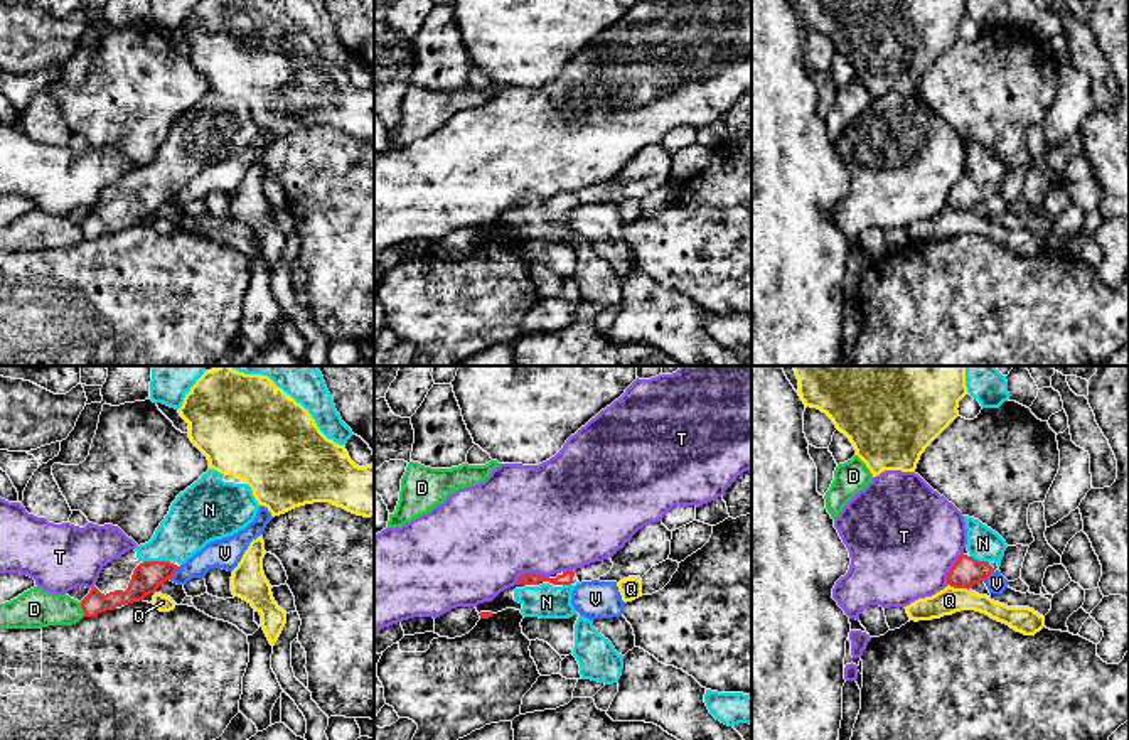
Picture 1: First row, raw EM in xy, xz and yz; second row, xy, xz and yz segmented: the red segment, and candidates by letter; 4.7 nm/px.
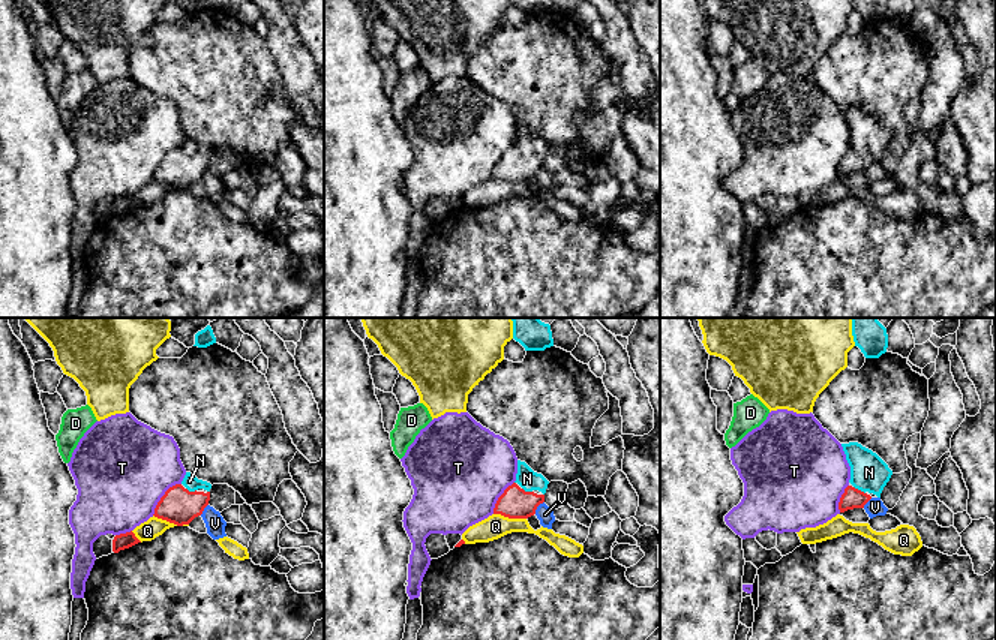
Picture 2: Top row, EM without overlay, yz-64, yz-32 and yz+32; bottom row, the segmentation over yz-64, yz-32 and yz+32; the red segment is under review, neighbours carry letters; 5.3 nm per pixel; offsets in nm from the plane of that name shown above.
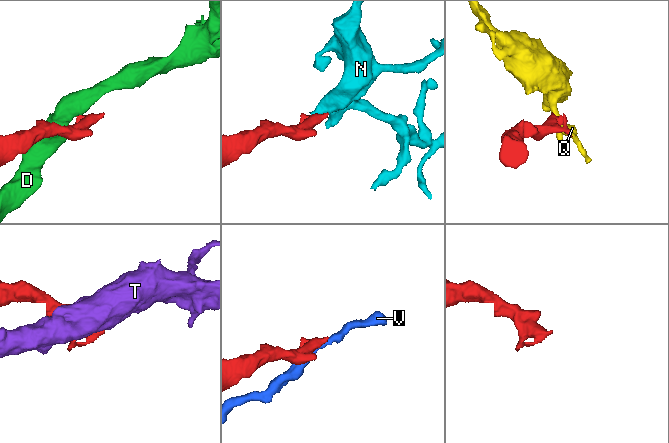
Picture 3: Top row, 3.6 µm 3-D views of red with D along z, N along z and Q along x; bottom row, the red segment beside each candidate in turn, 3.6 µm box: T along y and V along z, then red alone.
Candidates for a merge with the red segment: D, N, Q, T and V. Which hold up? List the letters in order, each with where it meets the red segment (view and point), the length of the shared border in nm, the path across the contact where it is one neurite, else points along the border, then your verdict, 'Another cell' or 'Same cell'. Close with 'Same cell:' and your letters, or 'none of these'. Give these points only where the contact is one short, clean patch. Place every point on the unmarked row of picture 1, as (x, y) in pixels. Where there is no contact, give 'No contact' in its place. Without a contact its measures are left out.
D: Touches red at xy (81, 230). Shared border 80 nm. Another cell
N: Touches red at xy (157, 184). Shared border 130 nm. Same cell
Q: Touches red at yz (957, 209). Shared border 110 nm. Boundary: yz (947, 206), (968, 213). Another cell
T: Touches red at xz (529, 196). Shared border 170 nm. Another cell
V: Touches red at xy (174, 194). Shared border 80 nm. Boundary: xy (179, 189), (169, 201). Another cell
Same cell: N

